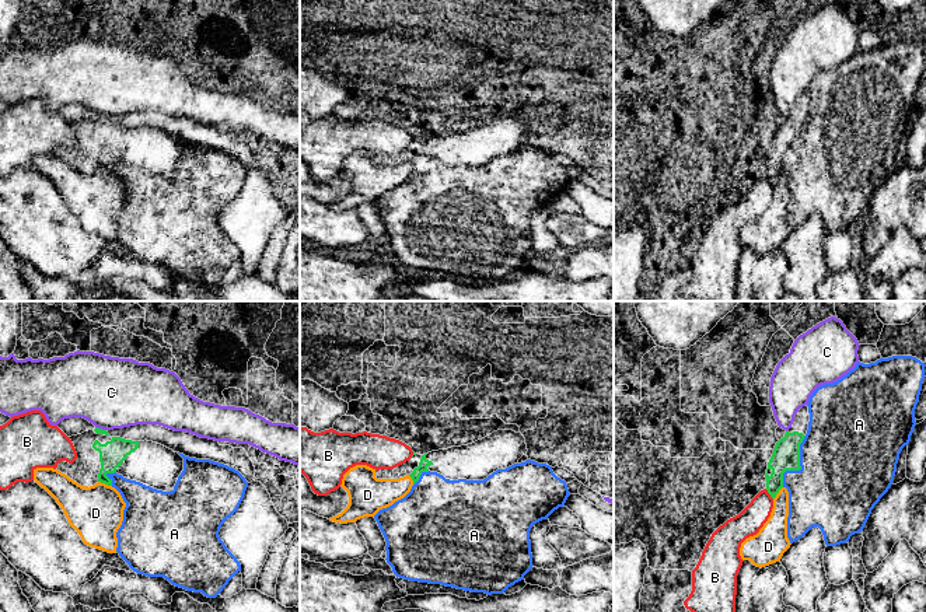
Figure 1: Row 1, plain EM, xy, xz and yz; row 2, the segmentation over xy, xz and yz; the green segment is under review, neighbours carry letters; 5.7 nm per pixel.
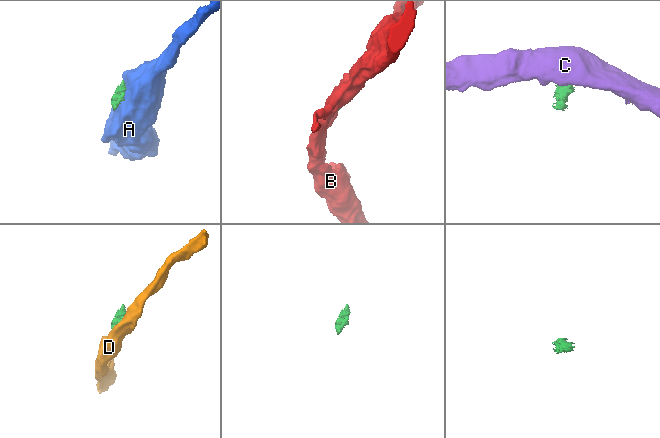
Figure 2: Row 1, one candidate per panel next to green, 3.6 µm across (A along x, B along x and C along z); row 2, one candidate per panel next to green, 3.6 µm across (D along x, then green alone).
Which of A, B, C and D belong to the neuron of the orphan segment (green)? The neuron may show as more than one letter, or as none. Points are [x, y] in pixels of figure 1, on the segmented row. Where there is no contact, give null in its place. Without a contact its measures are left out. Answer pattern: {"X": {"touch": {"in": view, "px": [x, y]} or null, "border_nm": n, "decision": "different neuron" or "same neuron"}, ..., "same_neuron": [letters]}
{"A": {"touch": {"in": "yz", "px": [800, 467]}, "border_nm": 320, "decision": "different neuron"}, "B": {"touch": {"in": "yz", "px": [769, 493]}, "border_nm": 80, "decision": "different neuron"}, "C": {"touch": {"in": "xy", "px": [101, 429]}, "border_nm": 70, "decision": "different neuron"}, "D": {"touch": {"in": "xy", "px": [105, 483]}, "border_nm": 90, "decision": "different neuron"}, "same_neuron": []}

